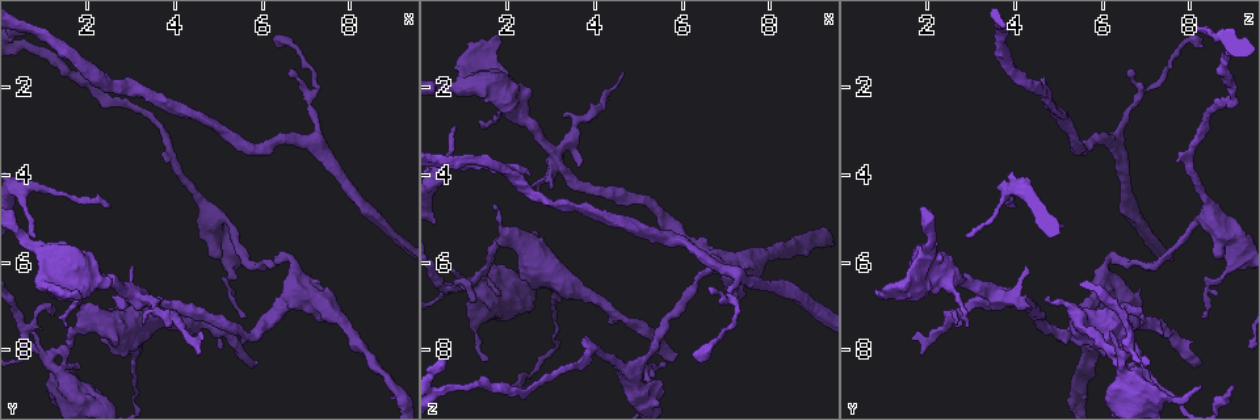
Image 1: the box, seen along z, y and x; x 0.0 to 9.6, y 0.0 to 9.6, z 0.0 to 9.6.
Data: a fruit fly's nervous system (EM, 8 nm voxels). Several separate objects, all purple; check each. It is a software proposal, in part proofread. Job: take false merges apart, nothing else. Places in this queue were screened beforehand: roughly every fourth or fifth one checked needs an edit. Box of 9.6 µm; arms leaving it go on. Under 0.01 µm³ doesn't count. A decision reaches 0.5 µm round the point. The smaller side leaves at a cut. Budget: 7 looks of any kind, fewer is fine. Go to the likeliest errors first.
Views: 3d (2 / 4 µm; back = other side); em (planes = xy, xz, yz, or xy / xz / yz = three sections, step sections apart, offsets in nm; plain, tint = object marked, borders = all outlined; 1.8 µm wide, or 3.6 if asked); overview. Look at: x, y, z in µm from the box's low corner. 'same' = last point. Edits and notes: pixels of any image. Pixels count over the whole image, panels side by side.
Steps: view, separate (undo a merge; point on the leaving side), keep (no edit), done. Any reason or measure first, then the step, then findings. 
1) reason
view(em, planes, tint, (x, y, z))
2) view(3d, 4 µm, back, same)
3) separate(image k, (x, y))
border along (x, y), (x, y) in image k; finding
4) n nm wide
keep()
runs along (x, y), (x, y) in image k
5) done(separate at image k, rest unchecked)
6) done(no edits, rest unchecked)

arms part here
view(3d, 4 µm, (1.25, 8.20, 6.45))

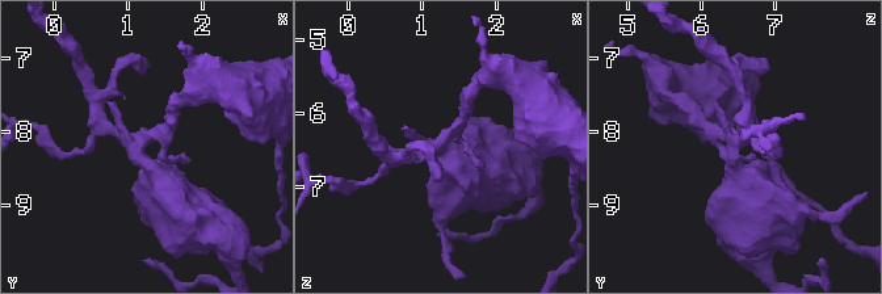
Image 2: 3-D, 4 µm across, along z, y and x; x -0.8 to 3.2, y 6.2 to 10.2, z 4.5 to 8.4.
view(em, xy, step 16, tint, (1.15, 8.20, 6.45))

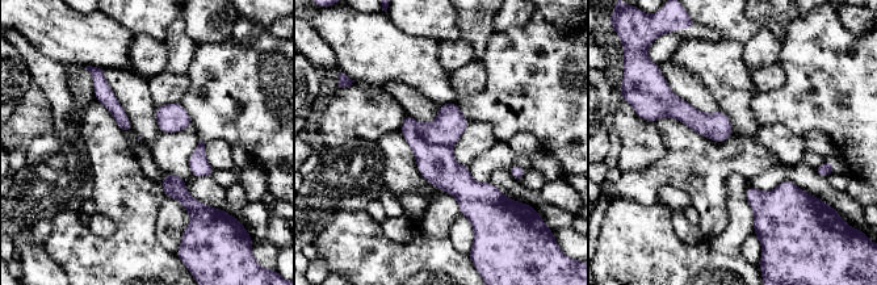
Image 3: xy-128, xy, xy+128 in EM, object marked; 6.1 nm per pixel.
20 nm wide
separate(image 3, (436, 163))
the part that leaves runs along (407, 118), (412, 138), (491, 204) in image 3; two neurons meet here

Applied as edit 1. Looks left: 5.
view(overview)

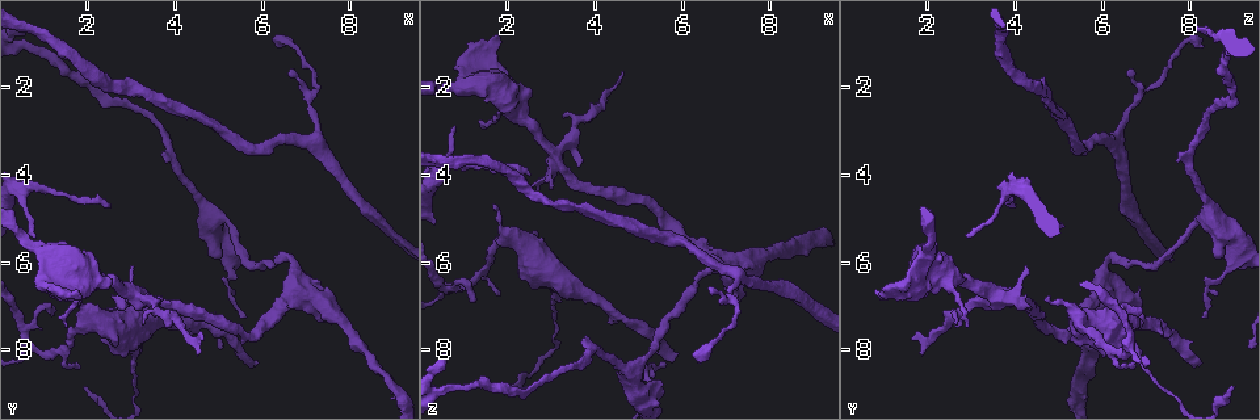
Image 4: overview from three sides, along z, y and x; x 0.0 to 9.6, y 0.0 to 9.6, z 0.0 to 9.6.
abrupt turn
view(3d, 4 µm, (3.15, 6.80, 3.50))

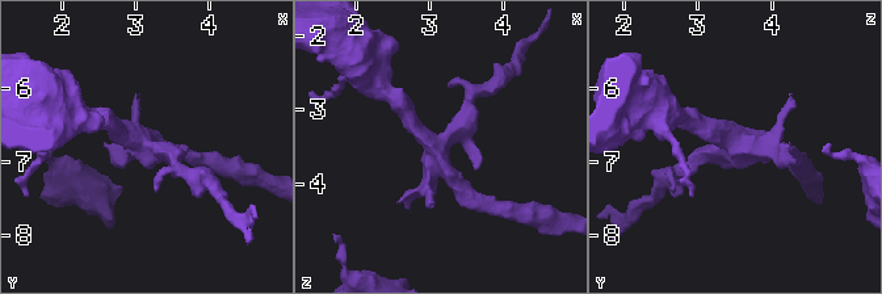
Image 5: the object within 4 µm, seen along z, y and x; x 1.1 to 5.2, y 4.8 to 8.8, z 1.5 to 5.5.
shape alone is not enough
view(em, planes, plain, (3.10, 6.80, 3.50))

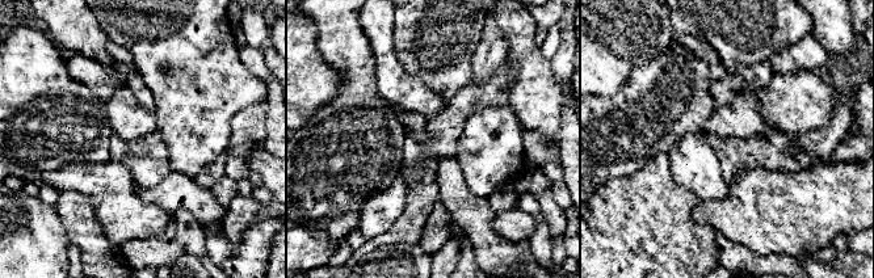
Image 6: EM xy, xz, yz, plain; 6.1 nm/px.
what lies round it
view(em, planes, borders, same)

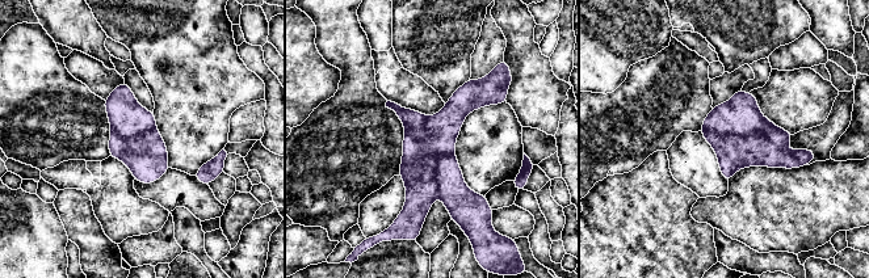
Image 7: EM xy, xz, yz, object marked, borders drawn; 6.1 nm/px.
separate(image 7, (734, 152))
a second neuron is stuck on

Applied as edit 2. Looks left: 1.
four-way junction
view(em, 3.6 µm, planes, tint, (1.30, 5.80, 1.95))

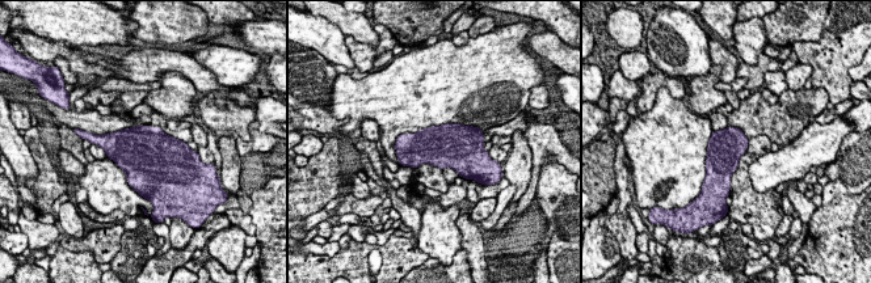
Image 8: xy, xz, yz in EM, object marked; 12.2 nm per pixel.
keep()
all the same neuron

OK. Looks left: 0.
done(separate at image 3, separate at image 7, rest unchecked)

